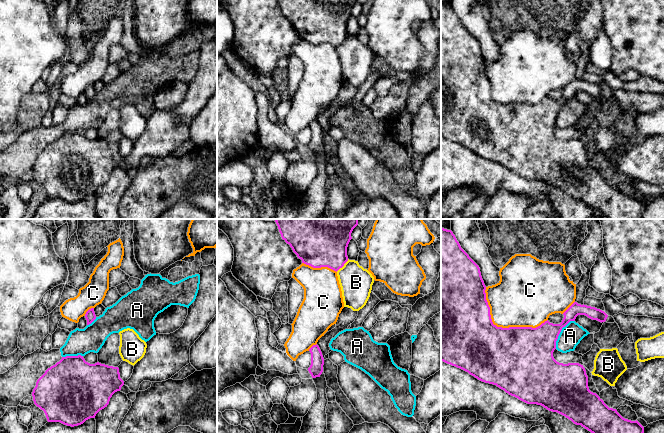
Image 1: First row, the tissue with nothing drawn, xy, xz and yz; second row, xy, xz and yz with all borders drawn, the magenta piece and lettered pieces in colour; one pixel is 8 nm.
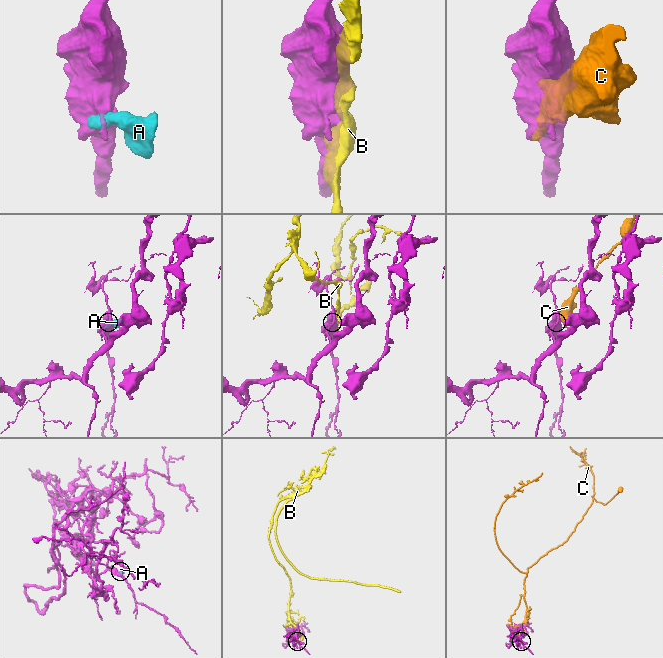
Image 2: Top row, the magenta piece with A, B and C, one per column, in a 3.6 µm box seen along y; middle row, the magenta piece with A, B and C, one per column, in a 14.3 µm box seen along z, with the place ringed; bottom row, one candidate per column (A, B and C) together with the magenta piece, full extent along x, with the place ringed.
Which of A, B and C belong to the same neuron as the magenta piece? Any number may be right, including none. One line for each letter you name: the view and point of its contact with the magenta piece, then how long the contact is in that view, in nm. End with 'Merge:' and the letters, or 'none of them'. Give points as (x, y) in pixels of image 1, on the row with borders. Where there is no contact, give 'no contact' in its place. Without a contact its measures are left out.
Merge: none of them

